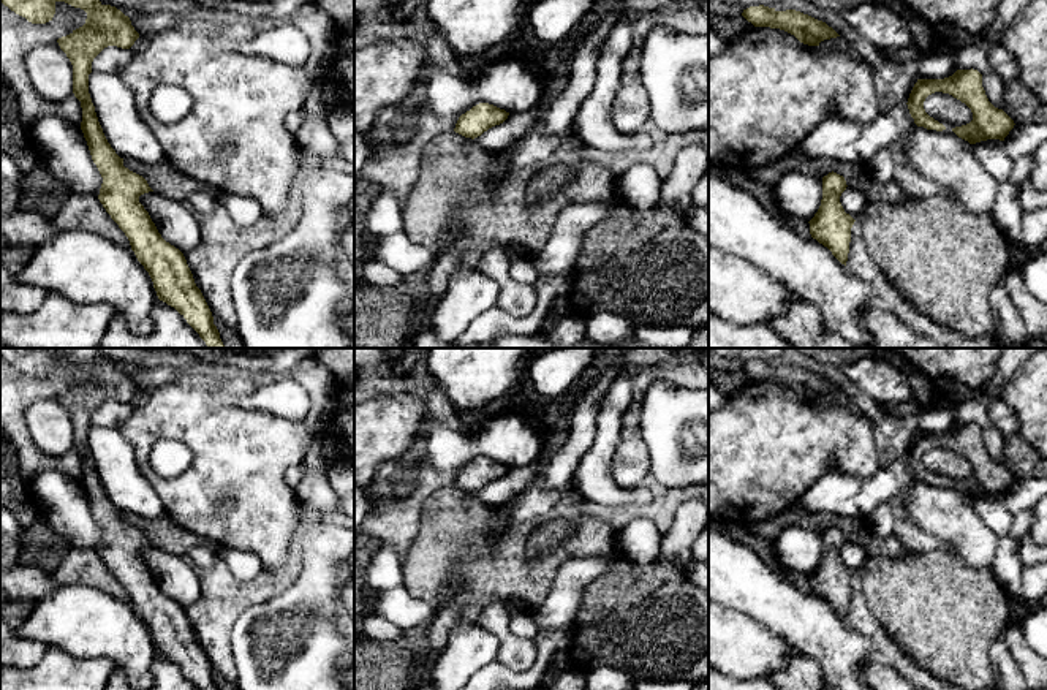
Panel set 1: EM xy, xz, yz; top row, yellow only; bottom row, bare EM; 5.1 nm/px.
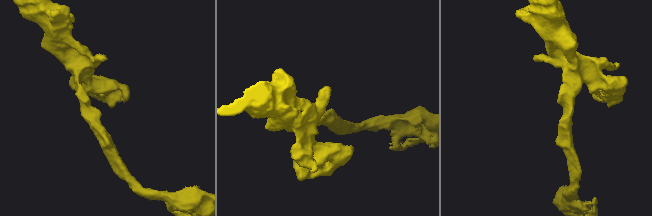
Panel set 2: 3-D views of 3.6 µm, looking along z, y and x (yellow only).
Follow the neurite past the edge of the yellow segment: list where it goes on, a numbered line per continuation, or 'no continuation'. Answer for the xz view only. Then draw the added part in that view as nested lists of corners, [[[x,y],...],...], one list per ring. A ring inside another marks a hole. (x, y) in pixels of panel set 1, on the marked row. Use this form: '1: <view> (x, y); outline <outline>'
no continuation

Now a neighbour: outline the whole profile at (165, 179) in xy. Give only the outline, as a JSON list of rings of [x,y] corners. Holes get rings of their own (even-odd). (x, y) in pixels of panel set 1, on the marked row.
[[[125,158],[123,166],[142,176],[153,191],[163,193],[164,196],[179,203],[185,203],[195,191],[207,190],[206,184],[182,174],[169,163],[150,166]]]

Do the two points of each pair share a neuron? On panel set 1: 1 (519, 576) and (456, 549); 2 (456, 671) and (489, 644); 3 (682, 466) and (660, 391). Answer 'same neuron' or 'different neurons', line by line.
1: same neuron
2: same neuron
3: same neuron

